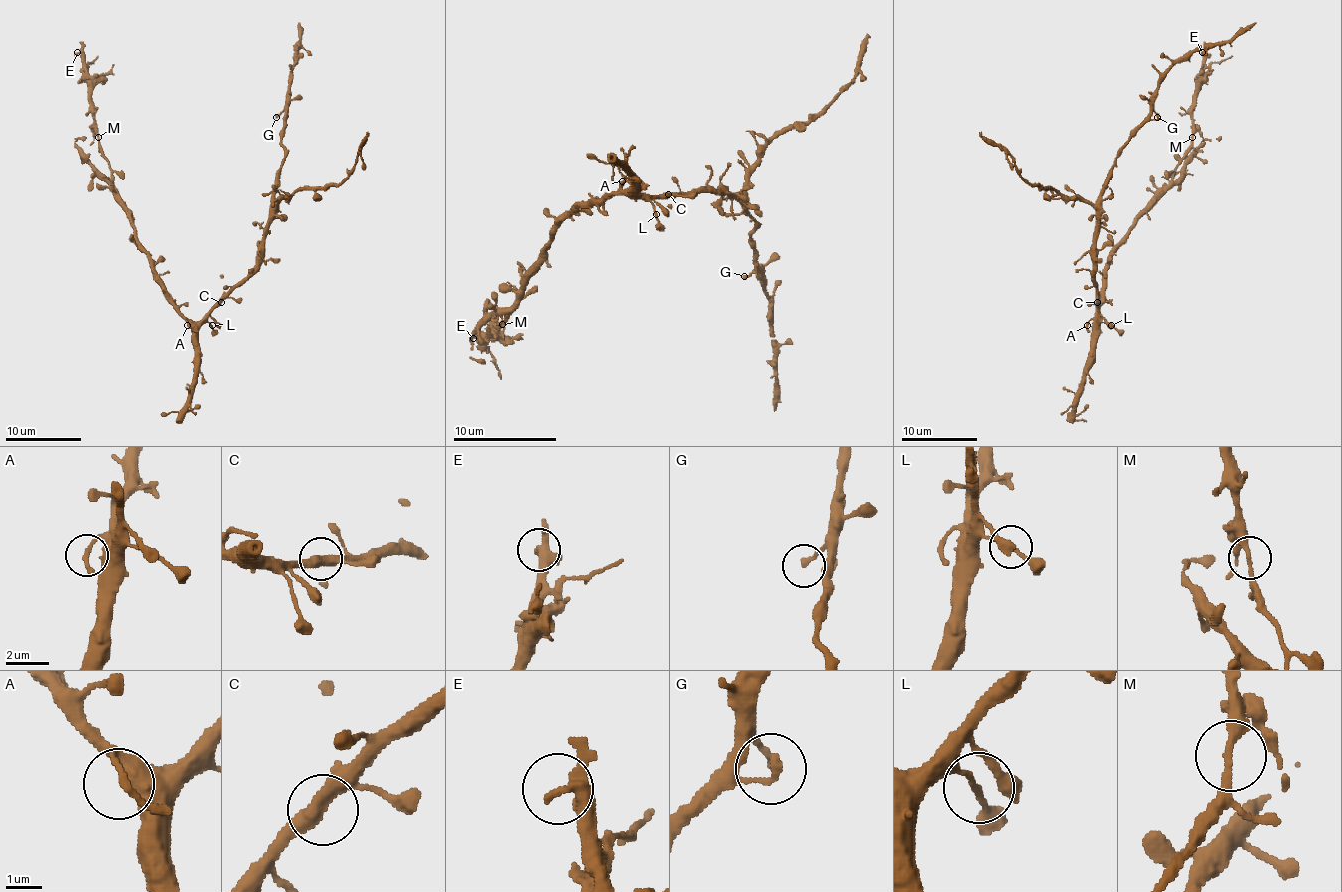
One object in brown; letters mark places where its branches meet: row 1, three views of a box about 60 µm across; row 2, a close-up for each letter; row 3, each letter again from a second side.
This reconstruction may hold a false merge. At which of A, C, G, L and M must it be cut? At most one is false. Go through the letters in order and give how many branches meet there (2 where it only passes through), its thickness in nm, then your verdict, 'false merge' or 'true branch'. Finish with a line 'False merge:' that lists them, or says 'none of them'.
A: 2 branches meet; 170 nm thick; true branch
C: 2 branches meet; 440 nm thick; true branch
G: 1 branches meet; 240 nm thick; true branch
L: 2 branches meet; 150 nm thick; true branch
M: 2 branches meet; 240 nm thick; true branch
False merge: none of them

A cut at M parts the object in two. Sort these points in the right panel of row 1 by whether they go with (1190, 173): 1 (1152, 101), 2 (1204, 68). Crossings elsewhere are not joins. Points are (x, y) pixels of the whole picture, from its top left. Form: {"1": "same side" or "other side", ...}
{"1": "same side", "2": "other side"}

